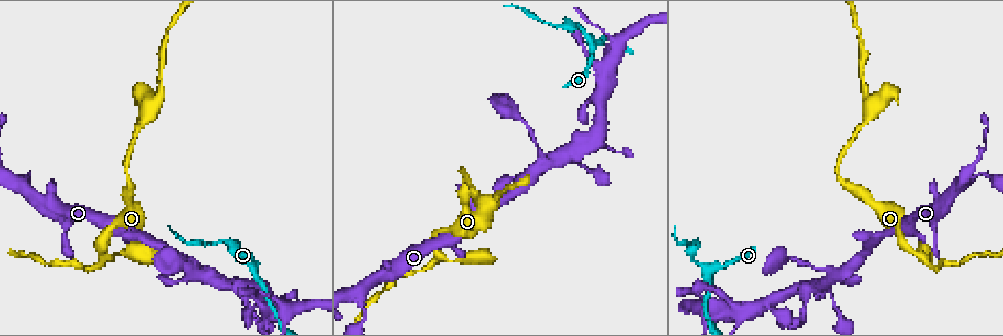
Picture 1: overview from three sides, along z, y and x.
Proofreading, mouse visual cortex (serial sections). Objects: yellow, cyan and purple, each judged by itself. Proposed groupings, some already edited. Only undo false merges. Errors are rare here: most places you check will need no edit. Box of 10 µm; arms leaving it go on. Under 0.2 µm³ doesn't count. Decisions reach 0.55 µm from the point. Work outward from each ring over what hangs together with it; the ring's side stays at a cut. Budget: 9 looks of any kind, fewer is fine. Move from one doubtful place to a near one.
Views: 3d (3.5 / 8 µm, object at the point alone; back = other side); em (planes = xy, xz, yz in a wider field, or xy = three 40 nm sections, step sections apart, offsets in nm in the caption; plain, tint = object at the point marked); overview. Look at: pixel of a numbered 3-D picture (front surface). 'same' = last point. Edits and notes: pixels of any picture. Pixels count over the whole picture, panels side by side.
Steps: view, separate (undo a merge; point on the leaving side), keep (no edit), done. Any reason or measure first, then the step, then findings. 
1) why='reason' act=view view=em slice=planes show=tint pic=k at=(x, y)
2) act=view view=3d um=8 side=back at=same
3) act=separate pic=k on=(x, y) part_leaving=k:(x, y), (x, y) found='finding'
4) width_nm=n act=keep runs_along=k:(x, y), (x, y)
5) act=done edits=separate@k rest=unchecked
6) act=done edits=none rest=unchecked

why='calibre changes' act=view view=3d um=3.5 pic=1 at=(924, 255)

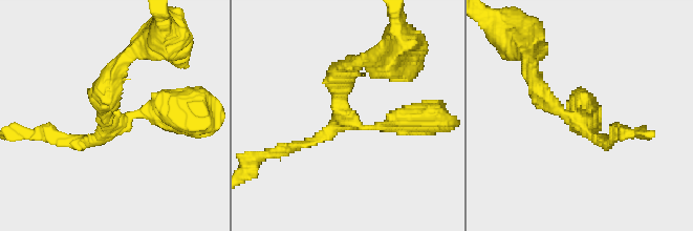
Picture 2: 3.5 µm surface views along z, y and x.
arm_widths_nm=150,150,250 act=keep runs_along=2:(112, 74), (105, 119), (170, 112) found='all the same cell'

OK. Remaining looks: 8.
why='abrupt turn' act=view view=3d um=8 pic=1 at=(463, 166)

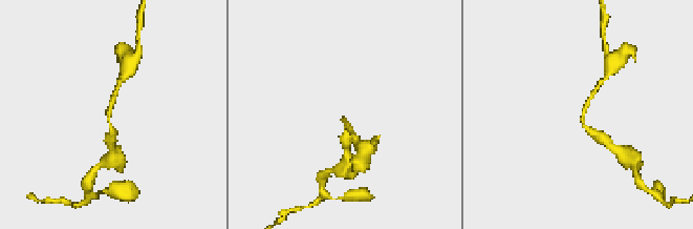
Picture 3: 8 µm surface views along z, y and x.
act=view view=3d um=3.5 at=same

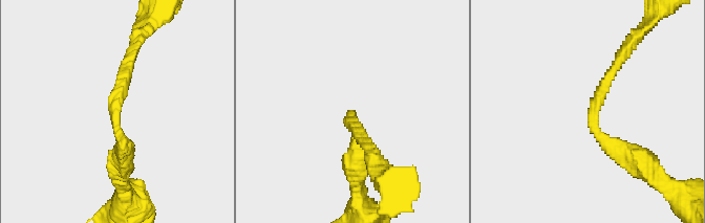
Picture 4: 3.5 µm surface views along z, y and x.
arm_widths_nm=200,300 act=view view=em slice=xy step=5 show=tint pic=4 at=(594, 118)

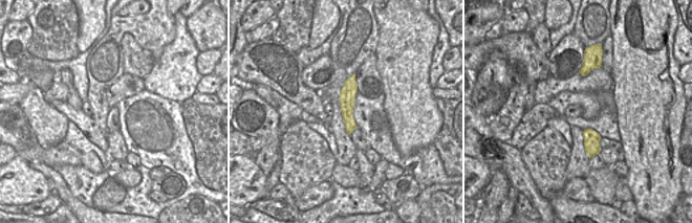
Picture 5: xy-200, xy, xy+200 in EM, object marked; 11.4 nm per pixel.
act=keep runs_along=5:(352, 79), (348, 92), (349, 130) found='one cell here'

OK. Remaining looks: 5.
why='sudden change in width' act=view view=3d um=3.5 pic=1 at=(158, 89)

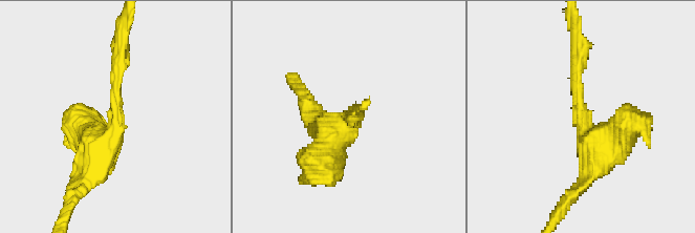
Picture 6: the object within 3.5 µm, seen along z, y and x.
arm_widths_nm=200,450 why='shape alone is not enough' act=view view=em slice=xy step=5 show=tint pic=6 at=(116, 118)

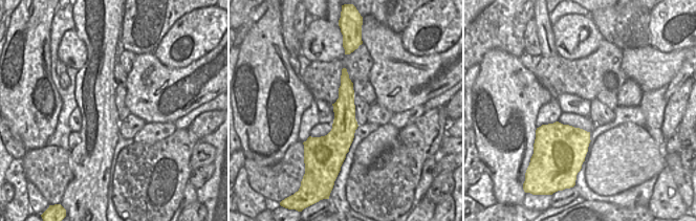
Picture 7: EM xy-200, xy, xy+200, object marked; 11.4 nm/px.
act=view view=em slice=planes show=tint at=same

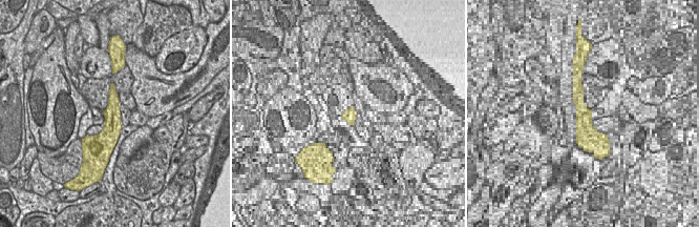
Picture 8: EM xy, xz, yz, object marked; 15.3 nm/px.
act=keep runs_along=8:(112, 89), (112, 127), (106, 149) found='one cell here'

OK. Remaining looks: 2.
why='sharp bend' act=view view=3d um=8 pic=1 at=(711, 273)

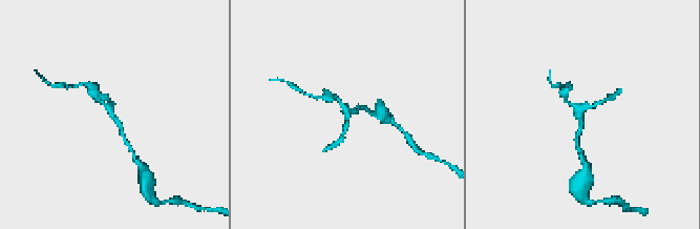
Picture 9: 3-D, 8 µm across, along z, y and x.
act=view view=em slice=planes show=tint at=same

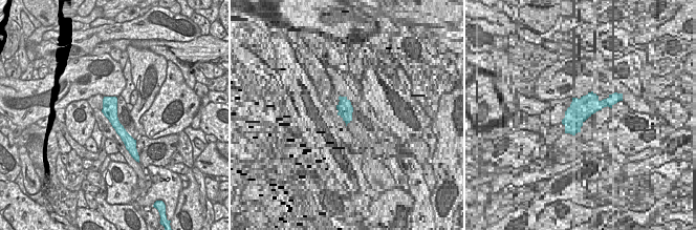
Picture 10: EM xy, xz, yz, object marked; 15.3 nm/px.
act=keep runs_along=10:(106, 99), (115, 124), (132, 143) found='all the same cell'

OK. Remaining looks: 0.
act=done edits=none rest=unchecked

